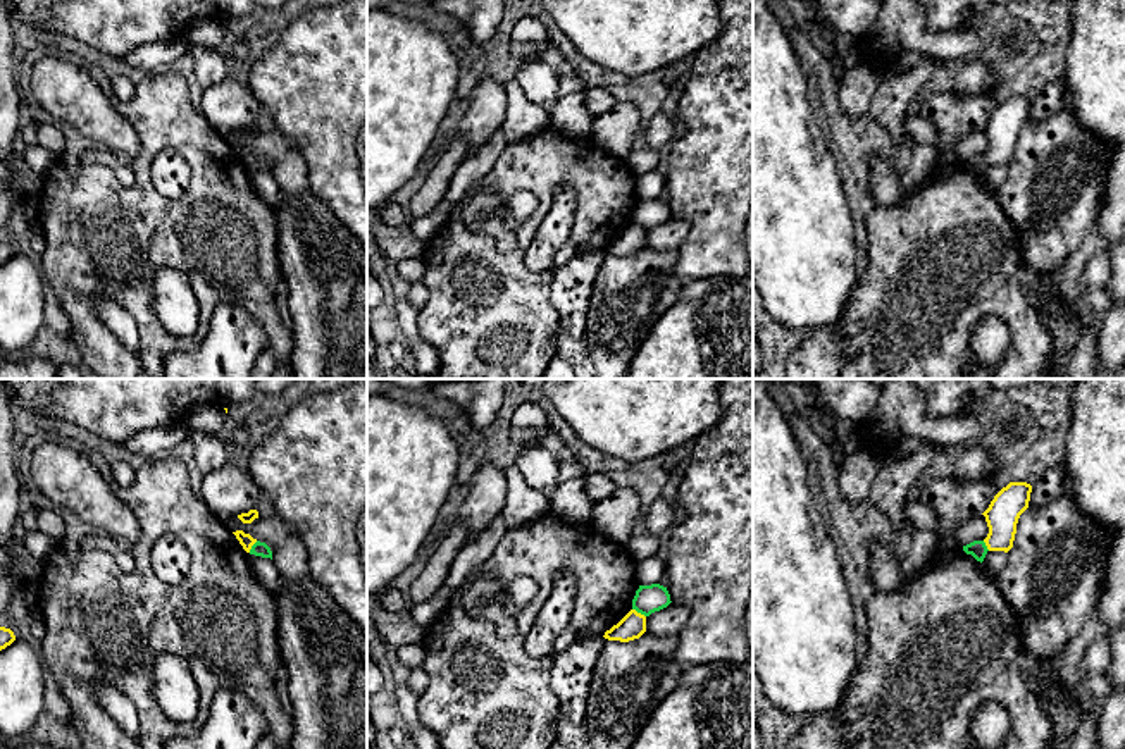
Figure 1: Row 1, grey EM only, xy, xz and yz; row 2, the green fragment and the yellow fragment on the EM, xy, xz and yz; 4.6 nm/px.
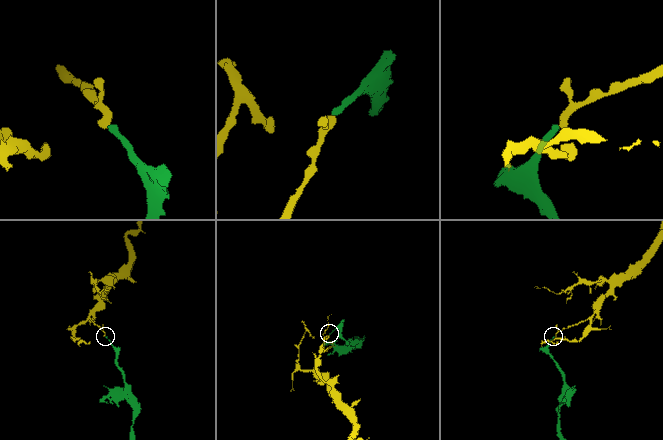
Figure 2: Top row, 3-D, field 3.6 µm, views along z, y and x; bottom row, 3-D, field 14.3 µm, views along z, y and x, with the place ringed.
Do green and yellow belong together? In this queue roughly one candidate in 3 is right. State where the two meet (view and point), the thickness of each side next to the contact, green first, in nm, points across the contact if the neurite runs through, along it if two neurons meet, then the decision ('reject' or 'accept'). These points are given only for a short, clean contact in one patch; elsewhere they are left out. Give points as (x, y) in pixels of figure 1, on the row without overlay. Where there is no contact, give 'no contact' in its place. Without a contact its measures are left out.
meets green in xz at (640, 226); 130 nm thick on the green side, 120 nm on the other; runs through xz (652, 212), (640, 226), (633, 240); accept

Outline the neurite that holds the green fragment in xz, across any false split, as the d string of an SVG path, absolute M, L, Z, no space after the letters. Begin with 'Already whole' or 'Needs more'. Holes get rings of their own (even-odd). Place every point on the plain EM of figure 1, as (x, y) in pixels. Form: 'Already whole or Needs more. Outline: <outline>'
Needs more. Outline: M660 198L639 200L632 214L632 224L610 245L605 253L629 257L639 253L646 246L646 232L670 219L667 201Z

